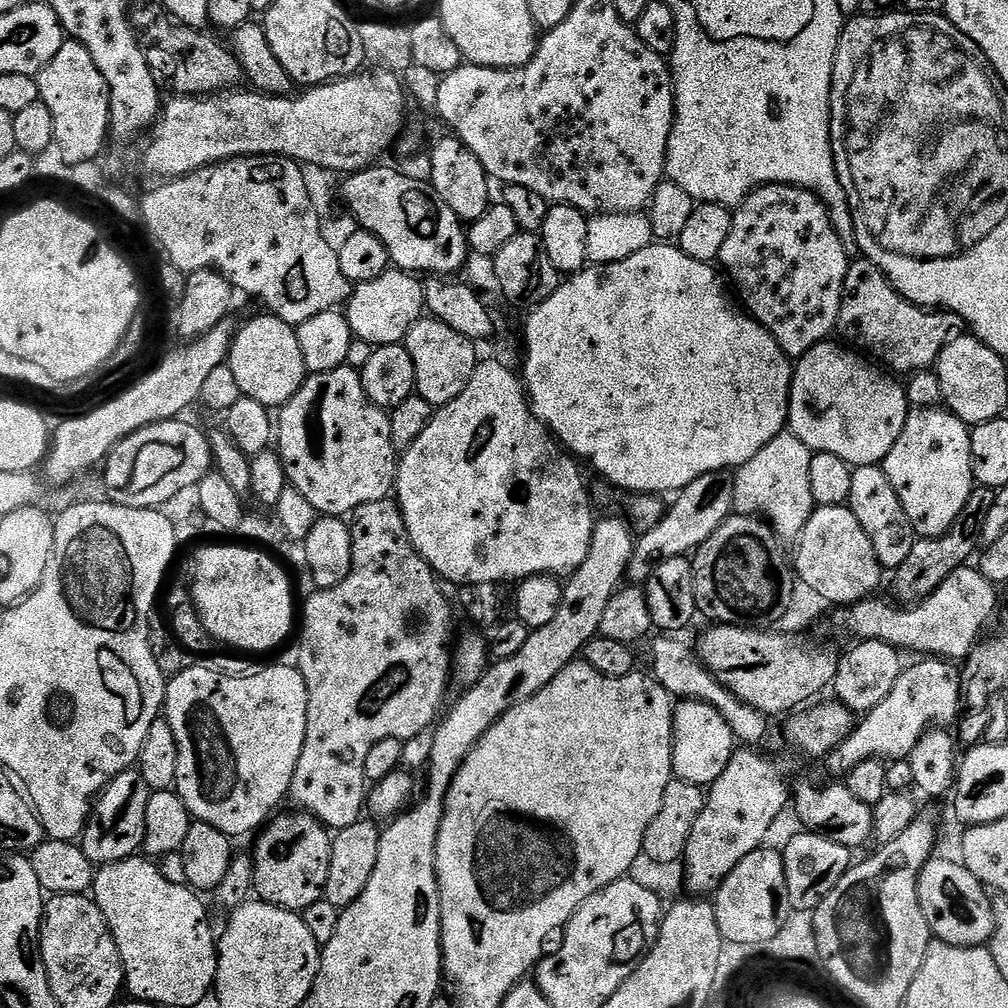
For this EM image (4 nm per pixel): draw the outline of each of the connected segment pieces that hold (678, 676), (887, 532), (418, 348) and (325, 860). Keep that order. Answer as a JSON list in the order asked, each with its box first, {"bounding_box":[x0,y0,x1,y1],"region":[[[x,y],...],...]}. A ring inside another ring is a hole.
[{"bounding_box":[650,634,769,745],"region":[[[668,634],[661,635],[659,638],[661,640],[656,640],[652,644],[652,669],[650,669],[652,679],[657,680],[668,691],[668,695],[673,698],[701,700],[710,706],[714,706],[714,710],[718,710],[722,714],[722,718],[726,718],[730,730],[735,734],[741,745],[759,745],[756,743],[768,732],[769,717],[750,706],[746,706],[737,696],[730,694],[728,688],[719,684],[706,671],[693,649],[689,645],[687,648],[680,641],[680,638],[673,638]]]},{"bounding_box":[846,464,914,570],"region":[[[871,464],[865,468],[857,468],[850,478],[850,494],[846,506],[862,522],[862,530],[866,530],[866,538],[870,538],[870,546],[874,546],[874,554],[878,558],[881,569],[895,570],[906,562],[914,543],[912,523],[906,518],[906,510],[902,510],[902,502],[890,486],[883,467]]]},{"bounding_box":[402,318,478,406],"region":[[[421,318],[409,330],[402,343],[414,362],[416,392],[423,400],[433,406],[443,406],[462,394],[478,363],[477,345],[473,341],[462,338],[458,330],[450,330],[450,326],[441,320]]]},{"bounding_box":[250,814,332,913],"region":[[[307,814],[295,815],[277,815],[255,837],[256,853],[251,853],[250,856],[252,888],[255,895],[266,904],[303,913],[304,909],[314,906],[314,902],[321,900],[324,895],[326,878],[330,870],[332,836],[329,829],[314,817]]]}]

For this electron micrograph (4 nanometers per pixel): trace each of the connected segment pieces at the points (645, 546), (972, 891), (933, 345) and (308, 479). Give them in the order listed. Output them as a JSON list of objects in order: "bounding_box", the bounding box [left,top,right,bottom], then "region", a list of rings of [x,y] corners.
[{"bounding_box":[627,470,733,585],"region":[[[728,470],[711,472],[675,493],[673,500],[676,501],[667,505],[665,516],[635,541],[628,563],[627,579],[633,585],[643,585],[657,564],[670,558],[687,557],[702,547],[706,538],[710,538],[710,534],[714,534],[714,530],[718,530],[718,526],[722,526],[722,522],[733,515],[733,479],[733,473]]]},{"bounding_box":[916,860,995,948],"region":[[[929,860],[916,877],[916,894],[922,914],[933,937],[941,944],[978,948],[989,943],[995,928],[995,917],[989,893],[984,885],[964,868],[963,863],[952,860]]]},{"bounding_box":[836,258,966,374],"region":[[[863,258],[853,259],[849,263],[836,326],[839,335],[845,336],[845,341],[853,340],[848,341],[853,345],[864,343],[863,351],[873,352],[868,354],[875,357],[885,369],[903,374],[929,371],[949,340],[966,332],[959,316],[947,310],[925,310],[904,296],[899,296],[892,288],[892,283]]]},{"bounding_box":[274,366,398,518],"region":[[[347,366],[343,368],[335,368],[329,372],[317,372],[309,375],[305,379],[304,385],[298,390],[298,394],[294,394],[294,398],[290,398],[290,402],[285,404],[278,412],[278,423],[274,428],[274,440],[278,447],[278,455],[280,461],[284,463],[284,475],[287,483],[291,487],[296,488],[298,494],[302,498],[306,498],[310,506],[316,514],[321,517],[335,516],[337,518],[347,517],[358,506],[366,506],[366,502],[378,502],[379,500],[387,500],[393,495],[396,487],[396,465],[398,463],[398,450],[392,445],[392,435],[390,434],[390,416],[385,409],[376,407],[368,400],[367,394],[364,393],[364,387],[360,381],[359,371],[355,368]]]}]

